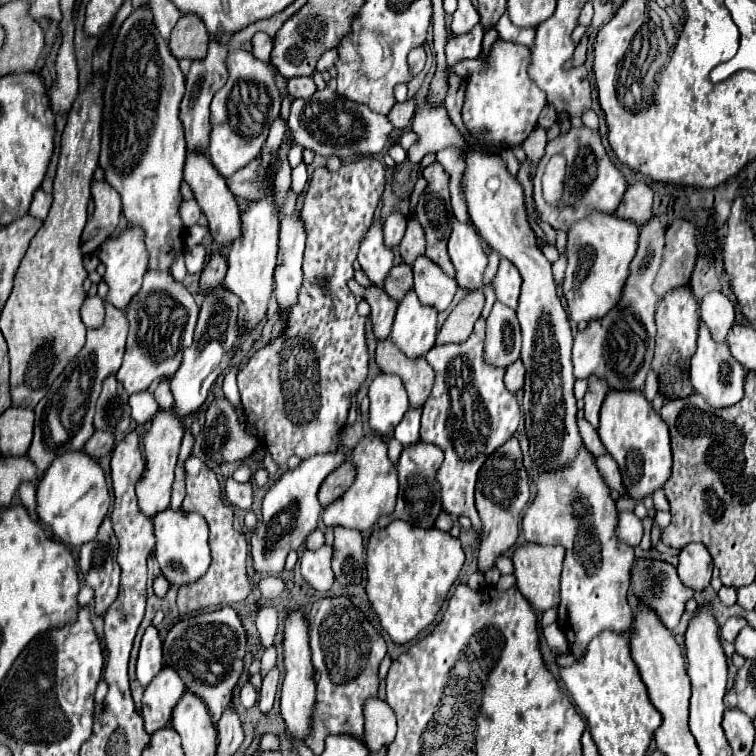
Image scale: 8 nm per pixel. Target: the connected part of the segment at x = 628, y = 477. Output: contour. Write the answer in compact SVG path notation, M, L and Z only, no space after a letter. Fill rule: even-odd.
M610 391L600 411L598 433L606 451L616 459L620 467L624 491L630 499L642 501L644 497L664 487L672 469L668 425L654 413L652 405L644 399L642 393Z

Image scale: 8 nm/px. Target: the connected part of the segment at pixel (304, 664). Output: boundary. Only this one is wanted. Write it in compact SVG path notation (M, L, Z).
M290 609L284 617L284 667L286 675L282 681L282 699L280 709L282 717L288 725L288 731L296 739L306 739L310 731L310 715L314 709L314 667L310 659L310 643L308 643L308 621L300 609Z

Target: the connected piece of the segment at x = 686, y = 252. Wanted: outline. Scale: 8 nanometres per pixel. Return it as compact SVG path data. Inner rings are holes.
M684 219L672 221L666 229L664 261L654 281L654 293L662 299L666 293L686 287L698 257L694 225Z

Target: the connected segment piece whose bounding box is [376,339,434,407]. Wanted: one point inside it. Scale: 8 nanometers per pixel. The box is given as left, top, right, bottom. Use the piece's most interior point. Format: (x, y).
(417, 376)

